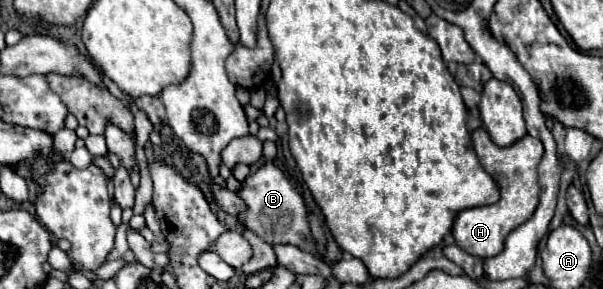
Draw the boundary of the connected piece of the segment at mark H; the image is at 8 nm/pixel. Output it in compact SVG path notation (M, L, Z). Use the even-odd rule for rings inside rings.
M479 127L471 133L471 141L483 169L491 177L501 177L501 179L497 179L501 197L493 205L459 211L453 221L453 237L455 237L455 243L463 251L467 251L475 257L487 259L487 257L495 257L497 253L501 253L507 233L511 233L523 221L527 221L539 203L537 165L543 157L543 143L531 135L525 135L509 147L499 147L489 139L489 133L483 127ZM503 177L507 177L507 179L503 179Z

